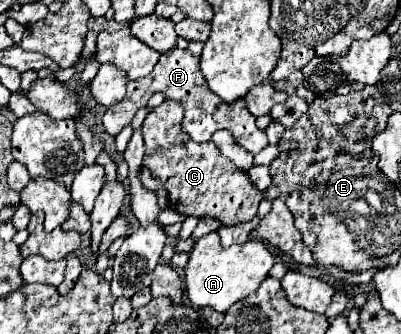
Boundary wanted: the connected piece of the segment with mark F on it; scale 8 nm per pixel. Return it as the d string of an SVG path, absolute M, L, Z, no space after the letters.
M171 49L169 53L161 53L155 69L151 71L149 77L143 77L139 81L127 83L127 95L121 99L121 103L115 103L111 109L105 111L103 115L103 127L109 135L117 135L125 125L131 123L133 115L141 109L147 107L147 101L153 93L163 93L165 99L173 99L183 105L185 117L181 123L181 129L193 139L193 141L209 141L211 135L219 129L227 129L233 133L233 139L237 145L245 147L251 153L259 153L267 145L267 135L265 131L257 129L255 117L247 111L243 99L237 99L235 103L219 103L219 97L215 97L199 69L199 57L191 55L187 49Z

